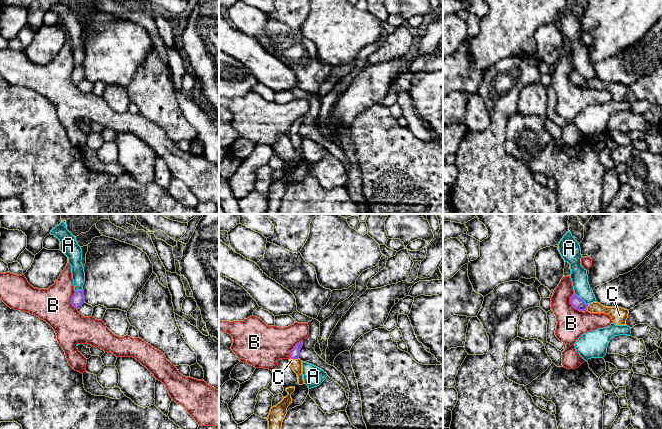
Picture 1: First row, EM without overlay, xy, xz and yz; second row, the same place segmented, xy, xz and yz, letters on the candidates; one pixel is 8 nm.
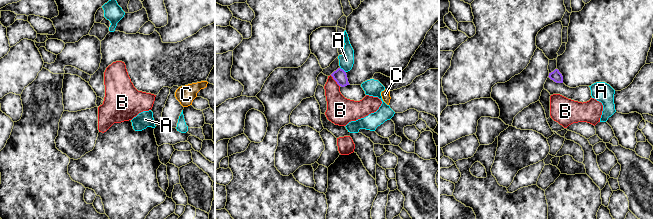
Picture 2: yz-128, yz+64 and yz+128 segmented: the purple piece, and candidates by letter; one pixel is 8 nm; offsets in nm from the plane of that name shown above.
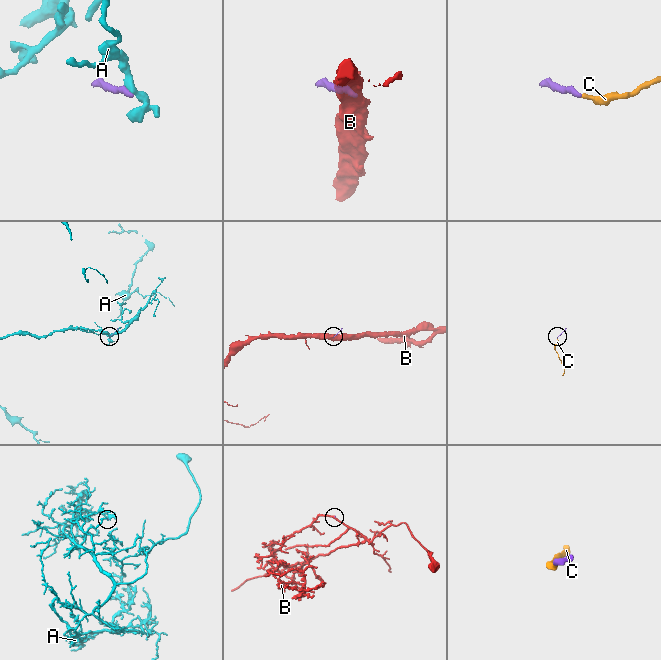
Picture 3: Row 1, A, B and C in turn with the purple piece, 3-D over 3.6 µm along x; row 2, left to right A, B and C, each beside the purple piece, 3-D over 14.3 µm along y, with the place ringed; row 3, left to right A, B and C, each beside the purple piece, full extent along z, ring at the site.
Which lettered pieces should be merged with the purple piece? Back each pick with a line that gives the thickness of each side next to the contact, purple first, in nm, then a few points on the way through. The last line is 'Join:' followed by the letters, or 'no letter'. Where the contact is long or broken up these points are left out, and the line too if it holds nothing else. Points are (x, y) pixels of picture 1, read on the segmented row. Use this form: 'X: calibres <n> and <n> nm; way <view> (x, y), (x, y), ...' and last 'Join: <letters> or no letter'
C: calibres 80 and 90 nm; way xz (294, 354), (294, 358), (296, 364)
Join: C

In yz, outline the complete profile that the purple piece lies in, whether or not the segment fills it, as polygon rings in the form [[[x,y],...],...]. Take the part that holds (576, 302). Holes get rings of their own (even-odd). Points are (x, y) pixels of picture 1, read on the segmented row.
[[[573,294],[570,297],[570,304],[579,311],[587,310],[590,313],[608,314],[615,325],[626,325],[629,310],[621,307],[605,307],[598,302],[586,304],[580,297]]]

